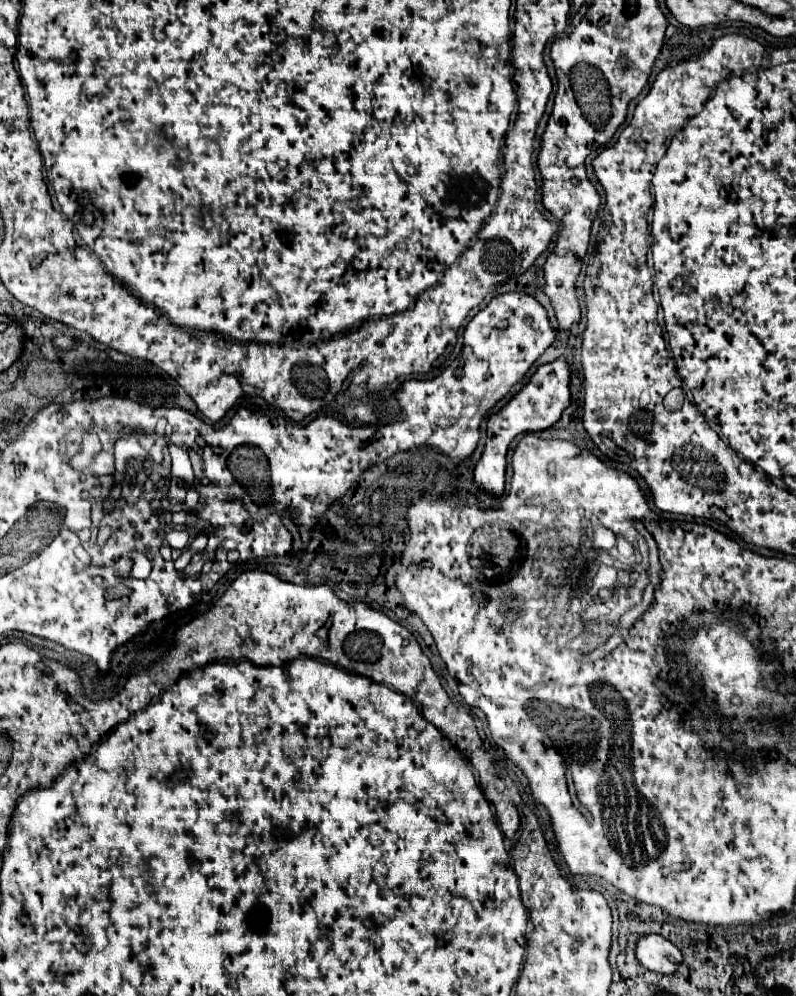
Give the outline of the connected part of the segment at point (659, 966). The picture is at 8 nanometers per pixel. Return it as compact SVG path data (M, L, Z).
M654 933L640 937L636 947L636 957L646 969L662 975L672 975L682 965L680 949L674 943L666 941L662 935Z

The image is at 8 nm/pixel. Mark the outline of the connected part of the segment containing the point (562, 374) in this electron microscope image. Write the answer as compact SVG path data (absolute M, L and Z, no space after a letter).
M560 357L552 363L538 367L530 383L506 407L502 407L488 419L486 447L474 469L474 479L478 487L488 493L502 495L505 490L506 451L510 441L520 433L550 429L562 417L568 405L570 405L570 363L564 357Z

